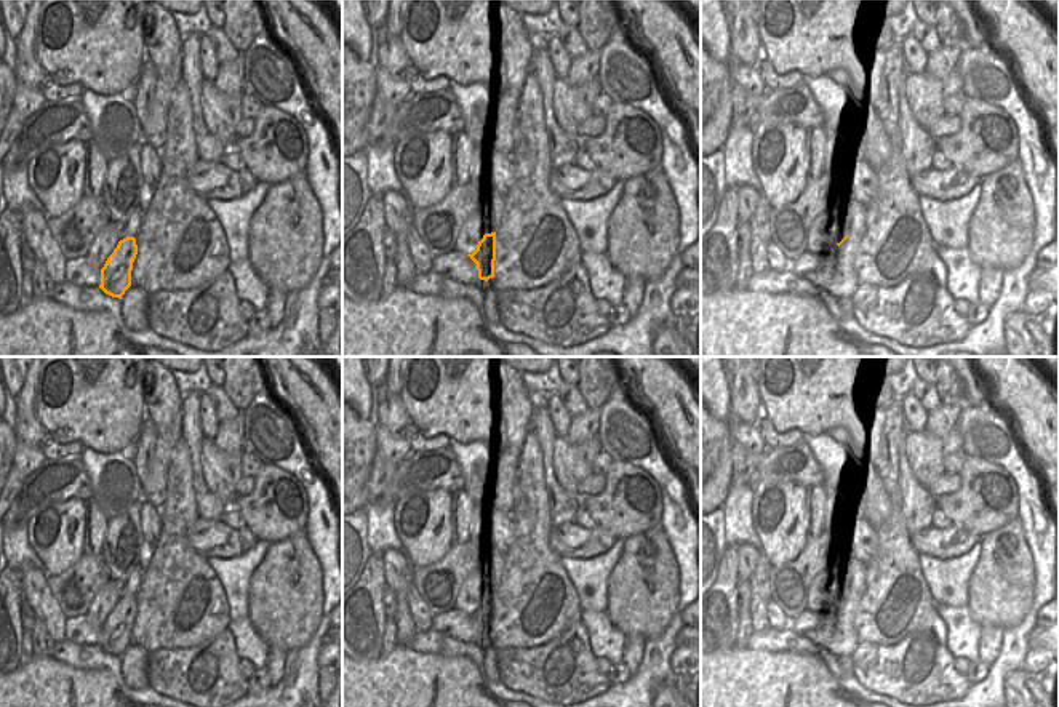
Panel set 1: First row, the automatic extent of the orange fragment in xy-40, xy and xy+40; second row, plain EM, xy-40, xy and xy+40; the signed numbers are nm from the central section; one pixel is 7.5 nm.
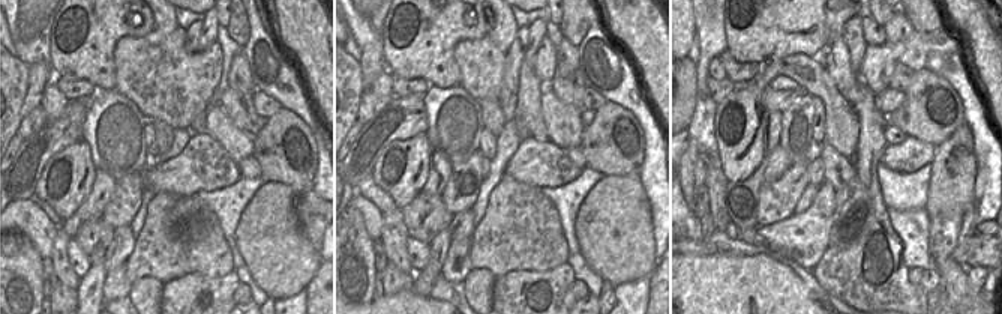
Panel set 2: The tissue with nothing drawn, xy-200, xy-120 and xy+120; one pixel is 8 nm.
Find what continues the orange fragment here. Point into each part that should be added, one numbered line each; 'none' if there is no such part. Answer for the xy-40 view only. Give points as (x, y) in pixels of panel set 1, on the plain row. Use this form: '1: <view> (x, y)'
none

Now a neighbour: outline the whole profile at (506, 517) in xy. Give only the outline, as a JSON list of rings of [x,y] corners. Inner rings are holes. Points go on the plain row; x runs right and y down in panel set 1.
[[[501,505],[498,512],[498,536],[507,549],[512,549],[517,541],[517,515],[509,505]]]

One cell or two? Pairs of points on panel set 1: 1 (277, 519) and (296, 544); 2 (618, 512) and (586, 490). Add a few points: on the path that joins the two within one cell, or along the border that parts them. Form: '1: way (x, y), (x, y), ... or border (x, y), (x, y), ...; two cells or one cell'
1: border (303, 530), (271, 544); two cells
2: border (605, 475), (605, 488), (602, 491), (581, 498); two cells

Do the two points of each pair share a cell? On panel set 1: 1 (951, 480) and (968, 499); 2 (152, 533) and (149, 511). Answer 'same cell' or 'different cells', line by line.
1: different cells
2: same cell

